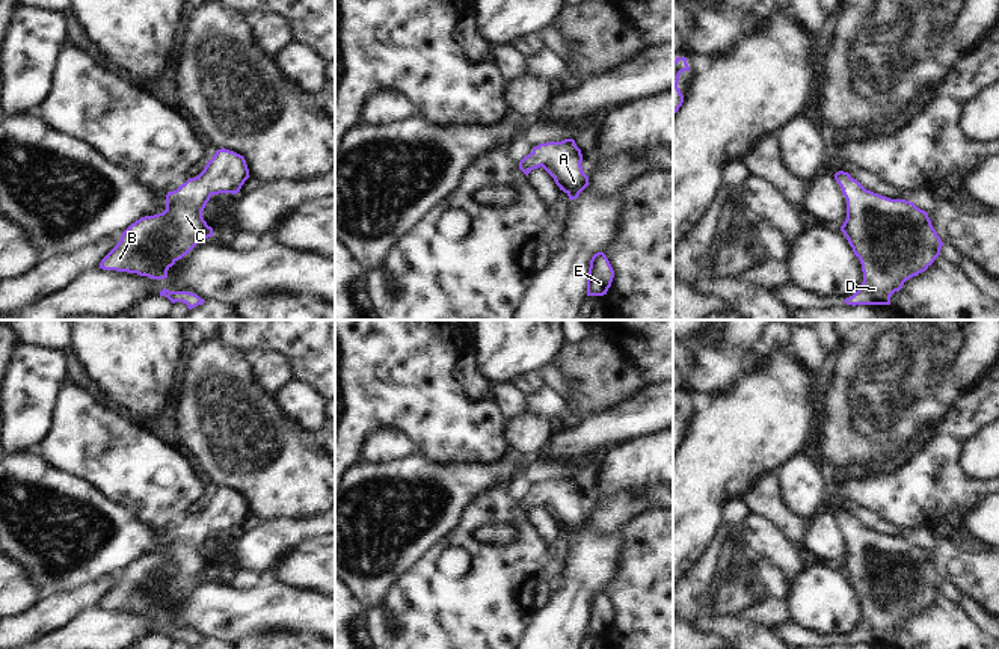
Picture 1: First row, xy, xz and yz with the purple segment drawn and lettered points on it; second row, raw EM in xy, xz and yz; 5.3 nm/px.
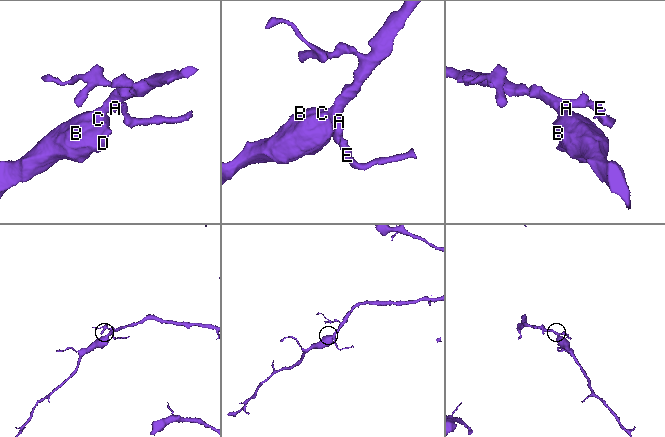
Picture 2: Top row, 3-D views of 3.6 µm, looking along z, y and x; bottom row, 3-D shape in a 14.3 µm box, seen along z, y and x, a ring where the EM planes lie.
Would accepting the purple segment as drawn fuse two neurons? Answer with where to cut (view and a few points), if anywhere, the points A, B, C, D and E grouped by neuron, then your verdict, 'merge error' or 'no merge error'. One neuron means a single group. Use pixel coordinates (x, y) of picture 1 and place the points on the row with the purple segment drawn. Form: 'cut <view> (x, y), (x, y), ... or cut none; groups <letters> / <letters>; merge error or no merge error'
cut none; groups A B C D E; no merge error

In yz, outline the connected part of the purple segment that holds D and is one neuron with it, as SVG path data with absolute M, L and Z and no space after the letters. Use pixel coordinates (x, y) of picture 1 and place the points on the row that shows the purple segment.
M848 172L835 174L847 199L847 219L841 231L854 255L860 260L862 287L844 302L847 305L890 305L890 296L899 291L905 281L925 272L940 255L943 246L931 225L928 213L905 199L890 199L866 190Z

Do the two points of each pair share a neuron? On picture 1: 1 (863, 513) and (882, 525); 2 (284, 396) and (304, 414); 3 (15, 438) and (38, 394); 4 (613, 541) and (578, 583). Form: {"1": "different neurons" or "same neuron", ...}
{"1": "same neuron", "2": "same neuron", "3": "same neuron", "4": "same neuron"}

